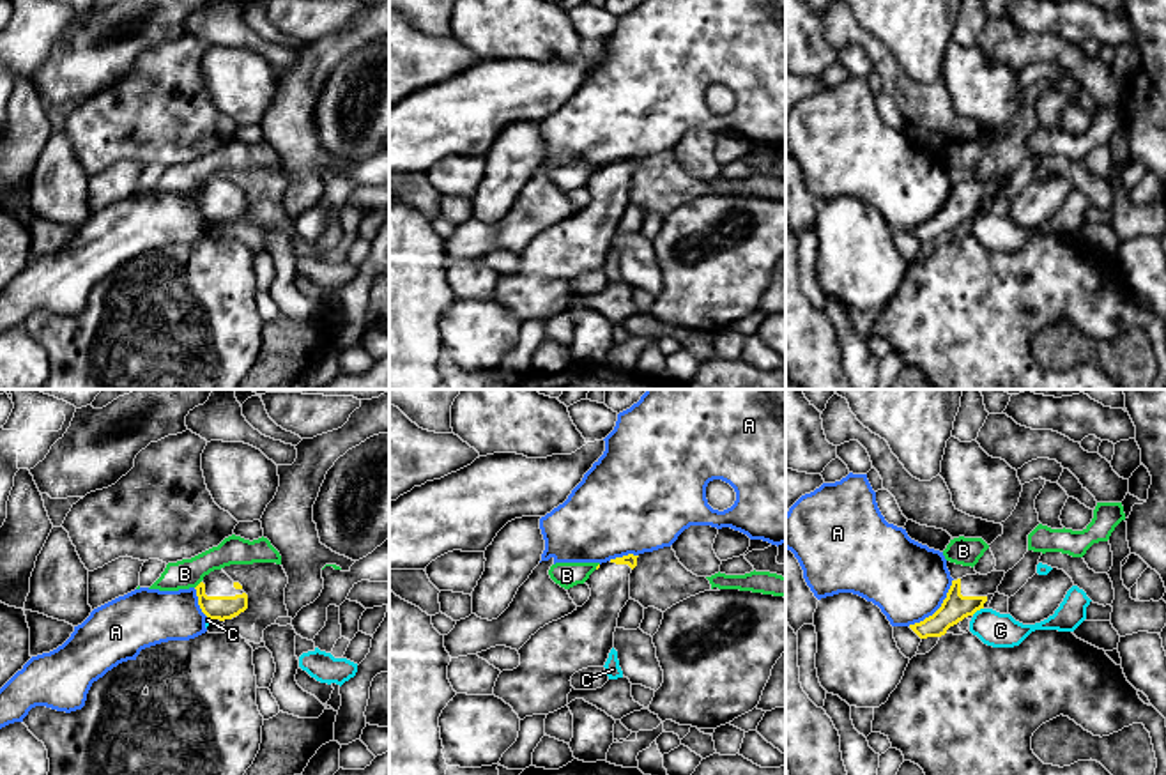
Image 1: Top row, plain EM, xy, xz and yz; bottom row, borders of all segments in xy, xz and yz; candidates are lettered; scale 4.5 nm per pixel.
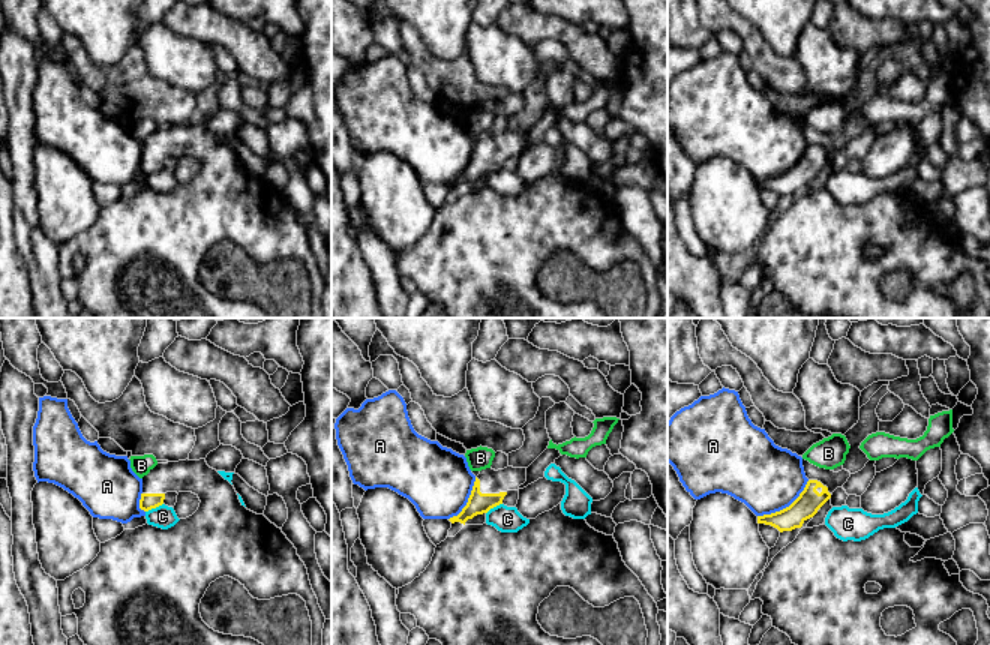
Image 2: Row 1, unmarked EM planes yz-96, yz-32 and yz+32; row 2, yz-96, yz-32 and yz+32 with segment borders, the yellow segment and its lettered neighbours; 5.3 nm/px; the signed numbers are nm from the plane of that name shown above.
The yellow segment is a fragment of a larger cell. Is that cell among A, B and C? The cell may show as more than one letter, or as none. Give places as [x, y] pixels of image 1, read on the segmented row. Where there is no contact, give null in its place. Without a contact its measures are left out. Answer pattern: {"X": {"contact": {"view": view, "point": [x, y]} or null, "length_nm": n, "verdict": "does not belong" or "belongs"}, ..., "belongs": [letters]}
{"A": {"contact": {"view": "yz", "point": [938, 609]}, "length_nm": 300, "verdict": "does not belong"}, "B": {"contact": {"view": "xy", "point": [199, 584]}, "length_nm": 50, "verdict": "does not belong"}, "C": {"contact": {"view": "yz", "point": [977, 609]}, "length_nm": 70, "verdict": "does not belong"}, "belongs": []}

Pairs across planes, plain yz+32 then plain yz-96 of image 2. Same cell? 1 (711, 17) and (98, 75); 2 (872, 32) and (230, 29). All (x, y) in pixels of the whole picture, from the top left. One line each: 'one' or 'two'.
1: one
2: one

